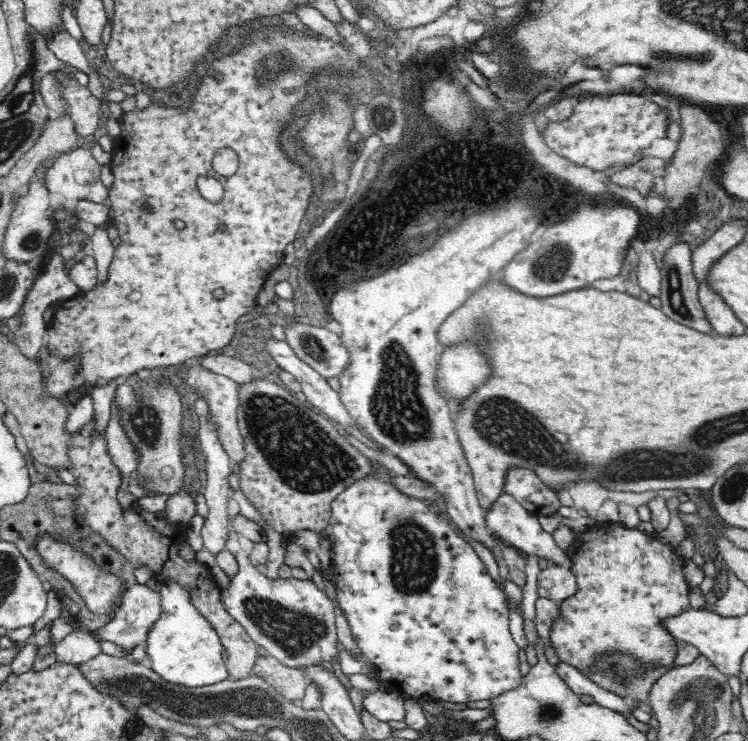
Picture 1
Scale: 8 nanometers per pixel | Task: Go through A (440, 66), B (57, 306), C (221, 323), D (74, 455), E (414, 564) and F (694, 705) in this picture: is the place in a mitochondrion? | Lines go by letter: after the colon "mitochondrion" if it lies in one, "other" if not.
A: other
B: other
C: other
D: other
E: mitochondrion
F: mitochondrion

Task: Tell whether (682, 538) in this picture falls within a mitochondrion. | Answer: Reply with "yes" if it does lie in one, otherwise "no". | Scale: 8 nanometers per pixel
no

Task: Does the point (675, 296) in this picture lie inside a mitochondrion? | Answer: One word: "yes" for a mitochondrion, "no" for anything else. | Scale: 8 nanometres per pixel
yes

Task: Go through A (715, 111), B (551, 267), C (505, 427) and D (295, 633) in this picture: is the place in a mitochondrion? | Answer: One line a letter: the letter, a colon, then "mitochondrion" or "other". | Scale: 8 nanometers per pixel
A: other
B: mitochondrion
C: mitochondrion
D: mitochondrion

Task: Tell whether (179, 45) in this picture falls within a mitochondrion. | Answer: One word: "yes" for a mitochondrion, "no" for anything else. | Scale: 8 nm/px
no

